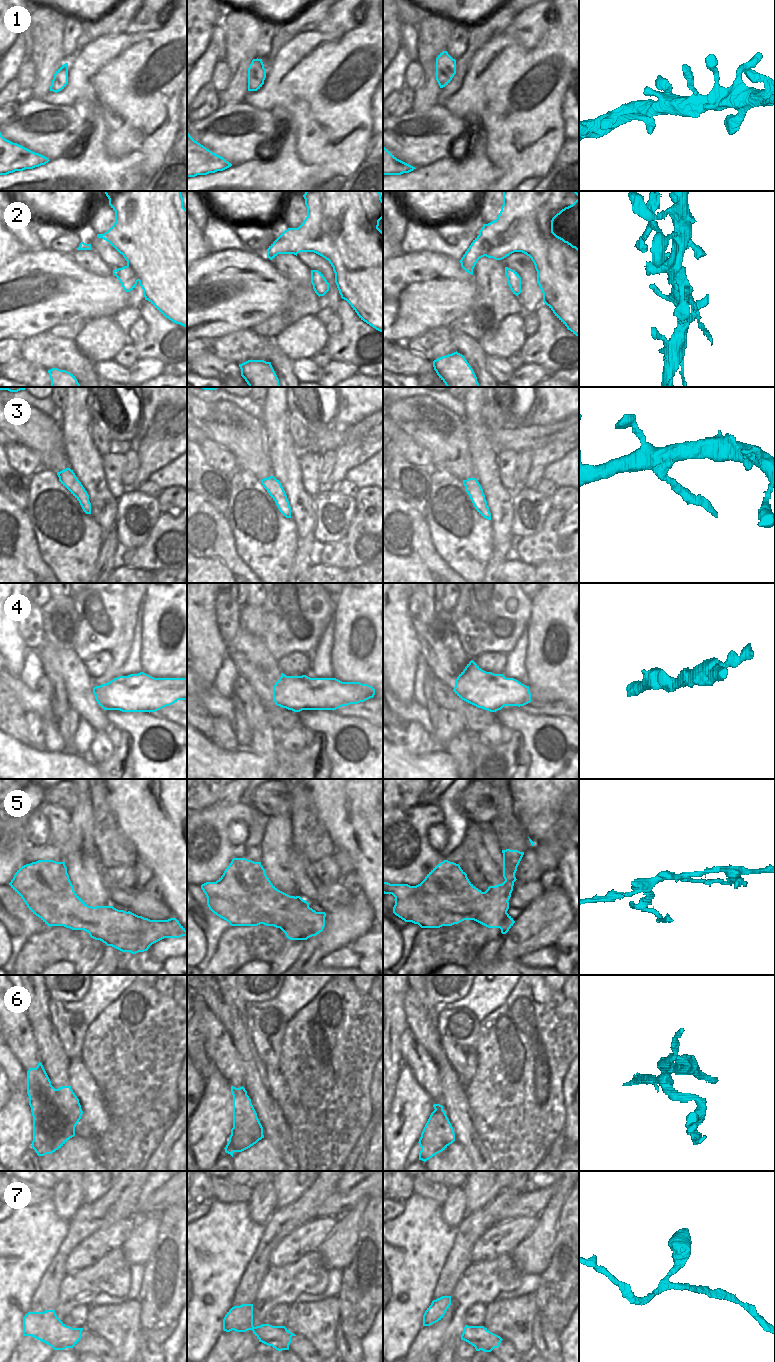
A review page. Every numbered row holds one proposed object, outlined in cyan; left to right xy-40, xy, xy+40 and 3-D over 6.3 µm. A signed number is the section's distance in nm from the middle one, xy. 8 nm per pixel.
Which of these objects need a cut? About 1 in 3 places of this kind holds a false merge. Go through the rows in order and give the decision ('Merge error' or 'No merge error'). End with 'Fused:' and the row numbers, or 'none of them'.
1: No merge error
2: Merge error
3: Merge error
4: No merge error
5: Merge error
6: Merge error
7: No merge error
Fused: 2, 3, 5, 6.

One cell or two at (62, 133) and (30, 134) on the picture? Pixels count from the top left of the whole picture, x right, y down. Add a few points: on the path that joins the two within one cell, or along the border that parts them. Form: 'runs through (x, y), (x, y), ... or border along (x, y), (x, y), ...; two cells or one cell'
runs through (54, 133), (38, 134); one cell

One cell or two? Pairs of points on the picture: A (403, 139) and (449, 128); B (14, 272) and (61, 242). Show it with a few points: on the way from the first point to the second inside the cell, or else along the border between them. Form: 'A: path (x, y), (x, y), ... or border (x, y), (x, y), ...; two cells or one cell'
A: path (414, 138), (426, 137), (438, 128); one cell
B: border (50, 248), (70, 254); two cells

